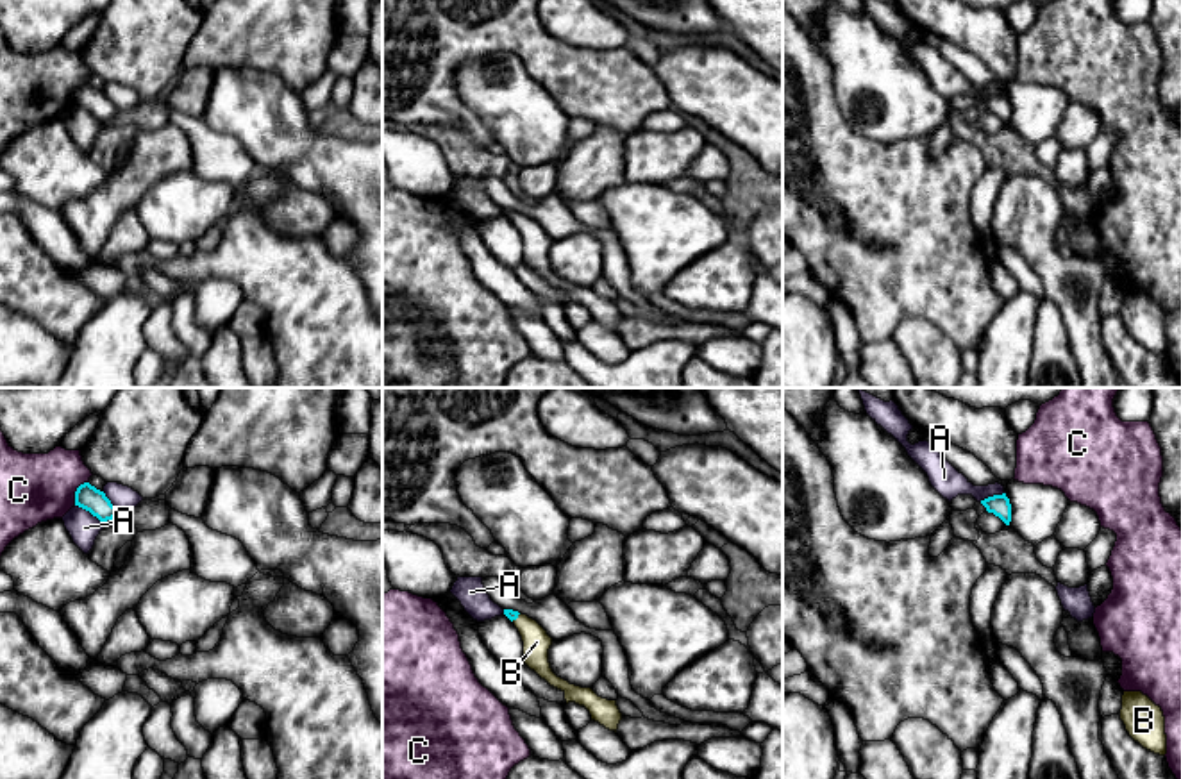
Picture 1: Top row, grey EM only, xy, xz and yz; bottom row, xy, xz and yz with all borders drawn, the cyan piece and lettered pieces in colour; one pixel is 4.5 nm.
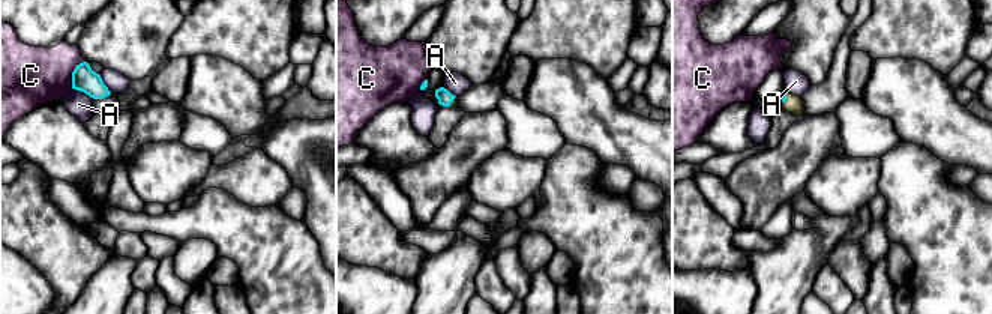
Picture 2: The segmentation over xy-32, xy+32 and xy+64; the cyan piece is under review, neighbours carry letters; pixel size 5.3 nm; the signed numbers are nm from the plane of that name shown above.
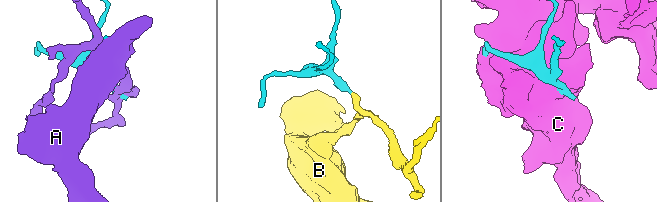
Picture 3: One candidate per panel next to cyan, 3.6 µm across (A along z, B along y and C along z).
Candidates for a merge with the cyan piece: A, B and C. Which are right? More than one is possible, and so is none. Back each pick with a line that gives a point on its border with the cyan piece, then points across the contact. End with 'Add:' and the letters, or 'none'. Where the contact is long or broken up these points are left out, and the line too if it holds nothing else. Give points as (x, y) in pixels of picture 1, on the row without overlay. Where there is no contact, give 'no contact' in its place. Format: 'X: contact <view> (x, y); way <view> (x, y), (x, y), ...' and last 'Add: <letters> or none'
B: contact xz (515, 218); way xz (510, 213), (515, 218), (536, 242)
Add: B

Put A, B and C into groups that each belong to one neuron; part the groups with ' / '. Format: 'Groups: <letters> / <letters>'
Groups: A / B / C

